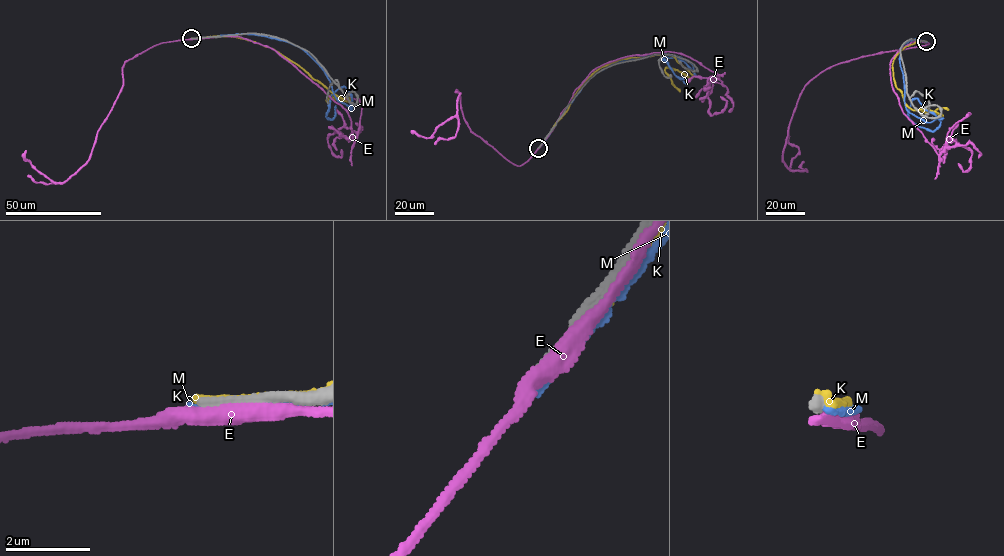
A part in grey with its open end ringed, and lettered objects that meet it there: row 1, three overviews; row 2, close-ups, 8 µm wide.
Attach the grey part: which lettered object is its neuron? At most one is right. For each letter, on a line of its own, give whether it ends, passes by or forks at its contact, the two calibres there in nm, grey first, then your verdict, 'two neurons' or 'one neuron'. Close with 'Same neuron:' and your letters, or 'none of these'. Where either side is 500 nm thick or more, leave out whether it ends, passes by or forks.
E: it passes by; calibres 260 and 300 nm; two neurons
K: it passes by; calibres 320 and 190 nm; two neurons
M: it passes by; calibres 280 and 200 nm; two neurons
Same neuron: none of these

